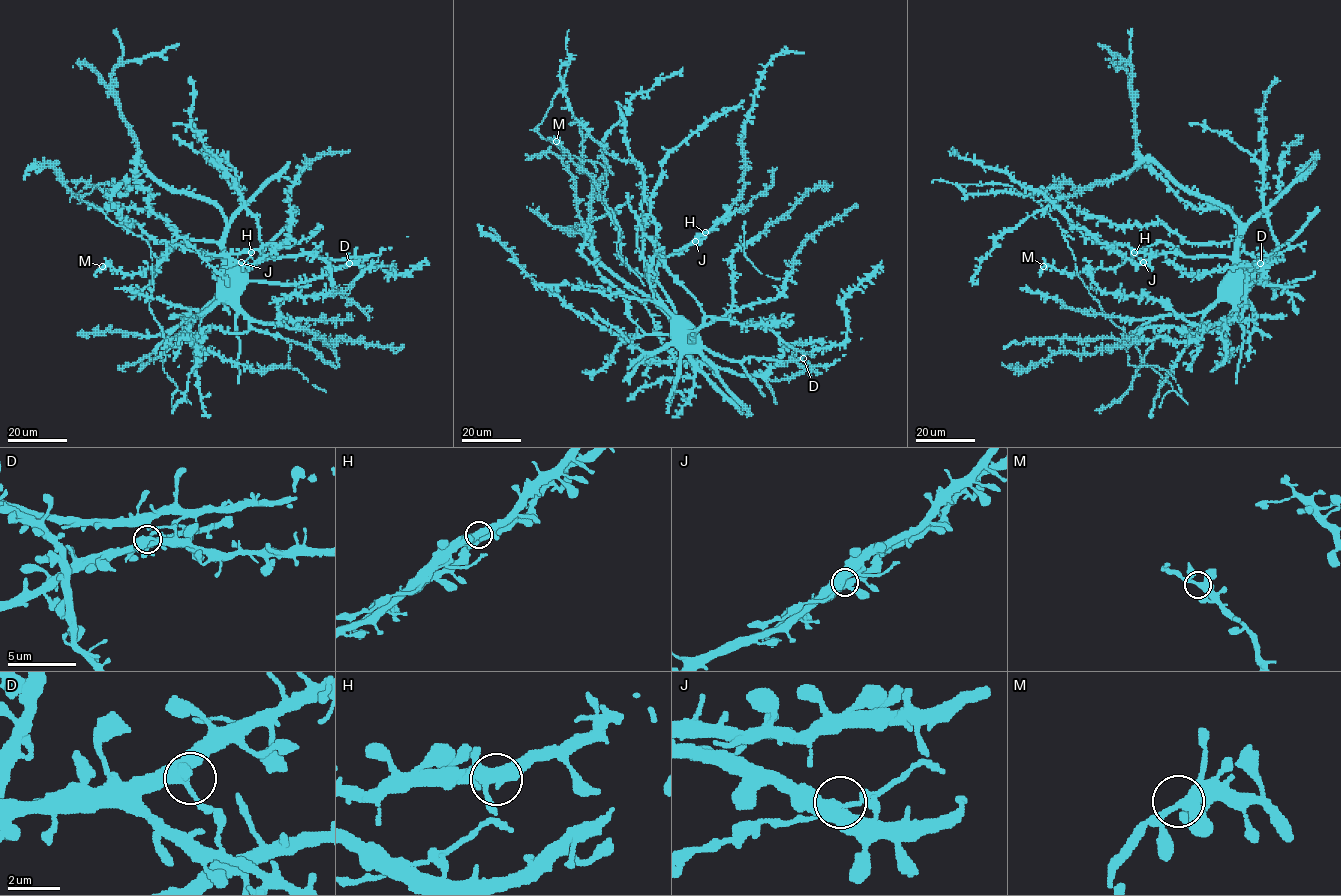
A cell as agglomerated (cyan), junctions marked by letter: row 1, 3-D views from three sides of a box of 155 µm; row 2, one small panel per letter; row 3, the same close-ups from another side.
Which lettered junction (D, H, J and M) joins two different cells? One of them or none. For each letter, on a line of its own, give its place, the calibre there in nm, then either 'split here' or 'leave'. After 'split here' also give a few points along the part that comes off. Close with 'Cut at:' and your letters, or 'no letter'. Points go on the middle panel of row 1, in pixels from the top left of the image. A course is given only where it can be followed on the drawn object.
D: at (803, 358); 400 nm thick; leave
H: at (705, 232); 400 nm thick; leave
J: at (695, 241); 360 nm thick; leave
M: at (556, 141); 320 nm thick; leave
Cut at: no letter

